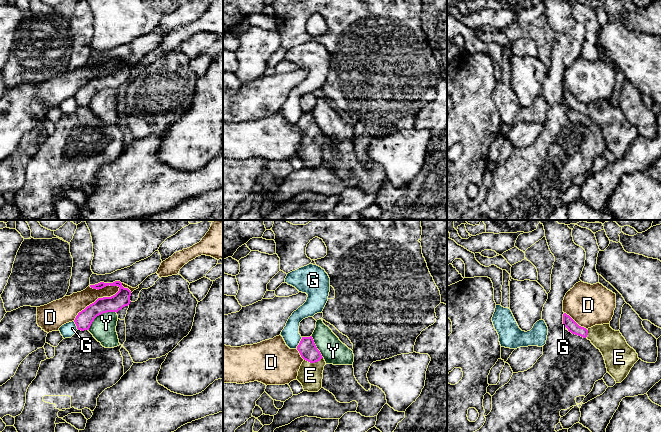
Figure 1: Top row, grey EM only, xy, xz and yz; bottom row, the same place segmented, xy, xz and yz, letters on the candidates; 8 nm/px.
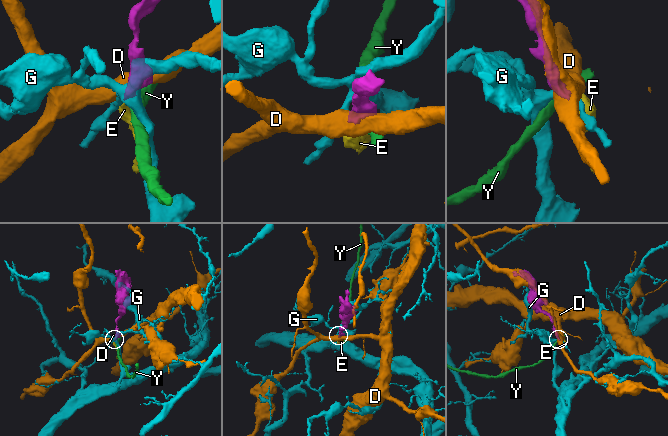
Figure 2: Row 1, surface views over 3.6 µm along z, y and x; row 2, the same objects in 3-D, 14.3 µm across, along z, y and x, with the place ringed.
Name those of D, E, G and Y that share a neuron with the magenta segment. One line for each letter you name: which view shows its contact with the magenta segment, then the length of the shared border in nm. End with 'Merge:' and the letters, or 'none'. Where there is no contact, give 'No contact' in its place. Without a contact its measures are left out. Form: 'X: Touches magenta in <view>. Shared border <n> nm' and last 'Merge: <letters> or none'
E: Touches magenta in xz. Shared border 150 nm
Merge: E

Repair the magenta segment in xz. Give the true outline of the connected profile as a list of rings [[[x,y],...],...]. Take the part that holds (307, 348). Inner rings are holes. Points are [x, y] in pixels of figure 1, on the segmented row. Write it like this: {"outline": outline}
{"outline": [[[312,336],[302,337],[297,350],[304,359],[298,371],[297,380],[302,384],[304,391],[318,392],[322,388],[322,373],[326,362]]]}

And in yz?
{"outline": [[[564,313],[563,325],[572,334],[590,340],[600,350],[607,372],[615,379],[616,383],[621,383],[639,360],[638,354],[627,344],[620,331],[613,330],[610,324],[595,325],[586,329]]]}

